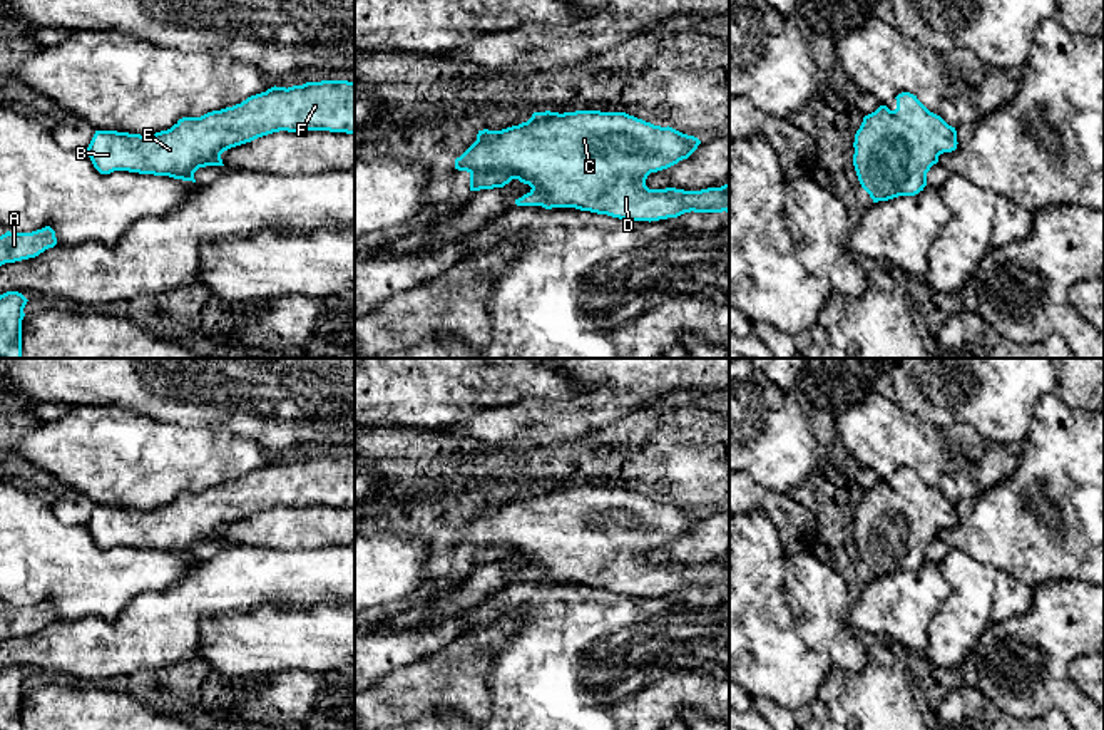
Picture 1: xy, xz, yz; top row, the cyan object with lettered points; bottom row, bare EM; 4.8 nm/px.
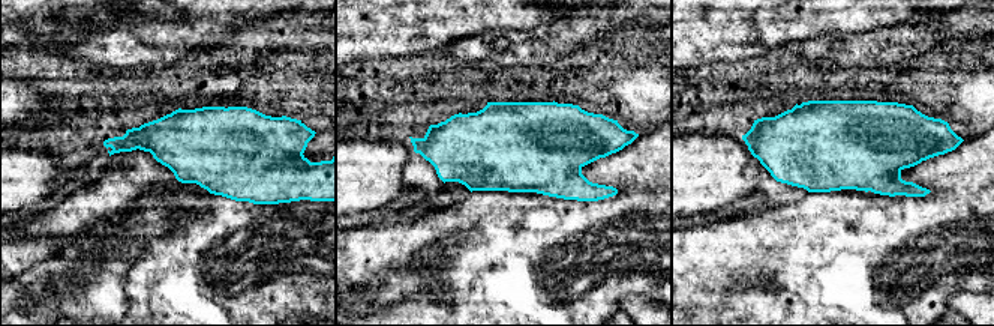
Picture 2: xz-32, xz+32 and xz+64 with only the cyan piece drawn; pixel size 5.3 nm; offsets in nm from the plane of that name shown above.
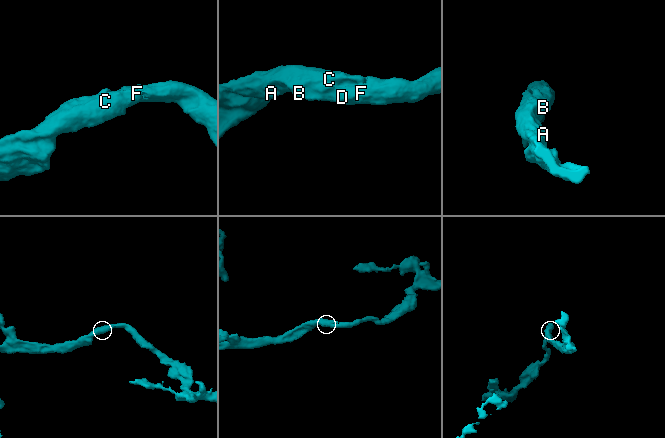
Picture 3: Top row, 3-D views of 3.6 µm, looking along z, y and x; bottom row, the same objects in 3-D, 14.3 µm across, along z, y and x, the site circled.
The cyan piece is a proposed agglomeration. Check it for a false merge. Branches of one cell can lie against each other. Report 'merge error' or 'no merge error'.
no merge error

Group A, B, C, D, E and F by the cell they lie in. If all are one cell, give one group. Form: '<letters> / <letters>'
A B C D E F

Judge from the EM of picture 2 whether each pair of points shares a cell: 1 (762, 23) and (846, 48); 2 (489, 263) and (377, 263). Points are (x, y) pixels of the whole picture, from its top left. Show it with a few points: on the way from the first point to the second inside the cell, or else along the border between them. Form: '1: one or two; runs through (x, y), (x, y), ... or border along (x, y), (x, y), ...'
1: two; border along (846, 32), (825, 32), (790, 45)
2: one; runs through (461, 235), (419, 233), (405, 241)

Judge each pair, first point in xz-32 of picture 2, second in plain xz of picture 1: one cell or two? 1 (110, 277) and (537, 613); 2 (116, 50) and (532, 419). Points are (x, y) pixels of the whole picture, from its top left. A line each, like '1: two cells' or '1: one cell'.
1: two cells
2: one cell

